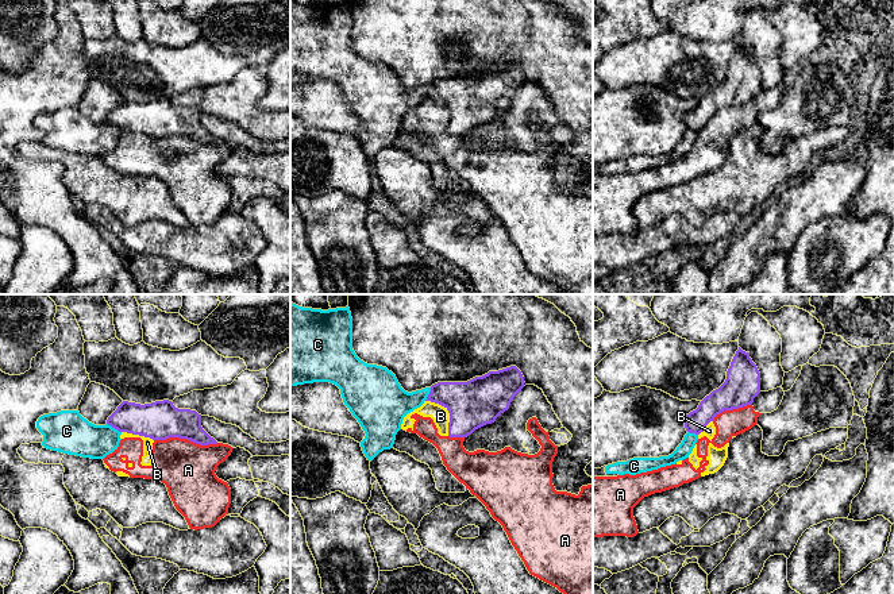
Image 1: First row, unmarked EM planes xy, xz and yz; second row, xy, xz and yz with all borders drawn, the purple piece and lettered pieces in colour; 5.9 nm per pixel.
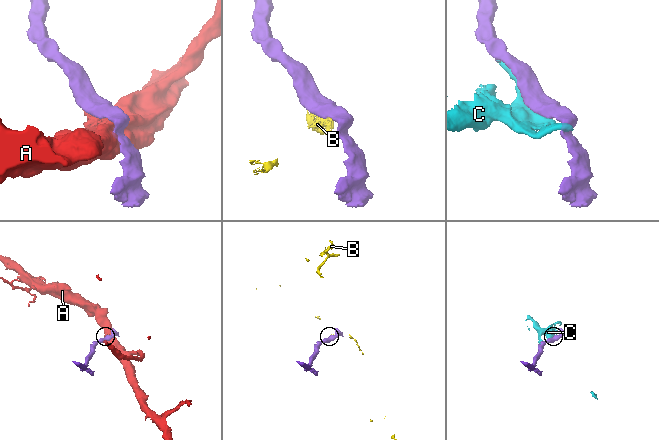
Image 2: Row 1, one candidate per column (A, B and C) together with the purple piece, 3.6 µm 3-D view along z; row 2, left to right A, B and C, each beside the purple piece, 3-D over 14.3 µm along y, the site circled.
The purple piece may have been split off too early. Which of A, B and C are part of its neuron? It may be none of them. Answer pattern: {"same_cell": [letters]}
{"same_cell": []}

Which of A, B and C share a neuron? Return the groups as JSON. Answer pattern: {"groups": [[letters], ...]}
{"groups": [["A", "B"], ["C"]]}

